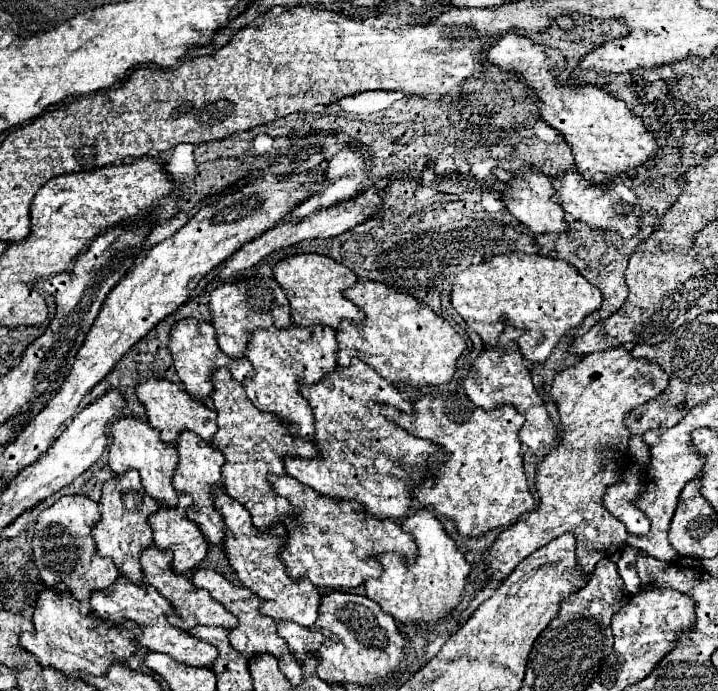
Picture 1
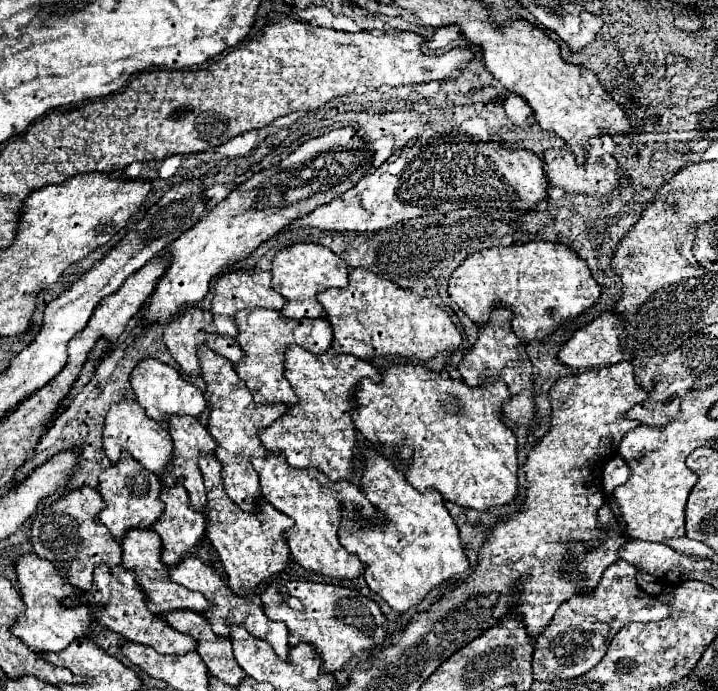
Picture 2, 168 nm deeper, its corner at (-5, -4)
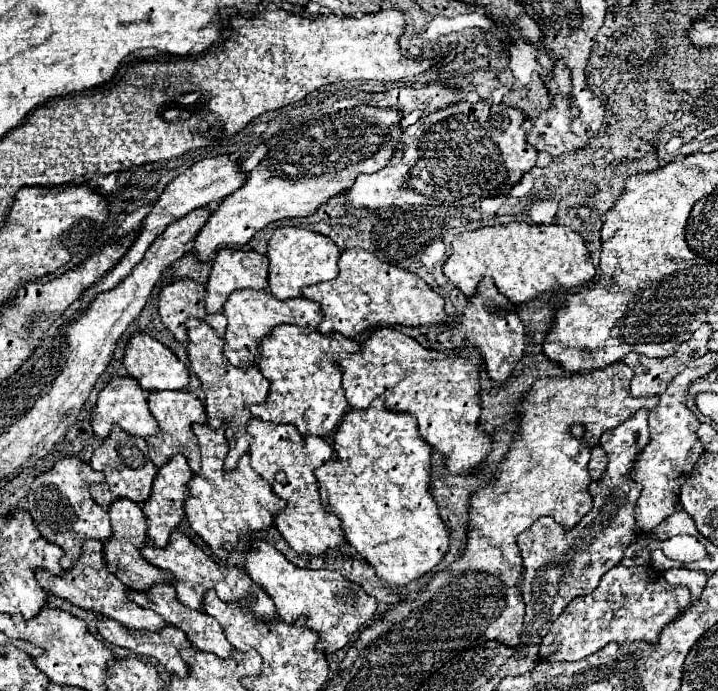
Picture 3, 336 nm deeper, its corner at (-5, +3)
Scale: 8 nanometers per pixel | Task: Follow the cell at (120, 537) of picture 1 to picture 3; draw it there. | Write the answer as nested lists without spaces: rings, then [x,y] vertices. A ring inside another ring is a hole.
[[[115,425],[115,429],[111,429],[107,441],[103,441],[93,451],[93,457],[91,457],[89,465],[95,471],[101,471],[105,475],[103,483],[99,483],[99,485],[93,483],[91,485],[93,499],[103,507],[109,507],[119,497],[127,497],[127,499],[143,505],[143,501],[147,501],[147,497],[151,493],[153,477],[157,473],[157,467],[149,459],[147,443],[143,439],[139,439],[139,437],[131,437],[129,433],[123,433],[123,429],[119,429],[119,425]]]

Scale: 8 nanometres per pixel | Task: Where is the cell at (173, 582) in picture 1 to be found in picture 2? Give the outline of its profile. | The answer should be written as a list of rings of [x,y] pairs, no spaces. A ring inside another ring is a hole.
[[[143,528],[129,530],[127,536],[121,542],[121,548],[123,548],[123,566],[127,570],[135,572],[141,588],[149,596],[147,608],[151,612],[155,612],[159,616],[167,614],[171,610],[191,610],[191,612],[197,612],[197,614],[205,614],[209,608],[213,608],[211,602],[201,592],[191,592],[191,590],[183,588],[181,584],[171,582],[169,568],[161,562],[161,552],[163,552],[161,540],[159,540],[159,536],[153,530],[143,530]]]

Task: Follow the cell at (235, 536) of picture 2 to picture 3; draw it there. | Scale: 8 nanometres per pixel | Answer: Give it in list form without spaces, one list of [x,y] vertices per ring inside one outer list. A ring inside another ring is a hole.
[[[203,423],[193,425],[193,433],[201,447],[201,469],[193,475],[191,483],[187,483],[189,497],[185,499],[183,509],[191,529],[219,559],[225,561],[241,537],[271,527],[275,513],[285,509],[285,501],[279,499],[271,485],[251,469],[249,453],[237,461],[233,471],[225,471],[223,459],[227,453],[227,439],[223,429],[211,429],[207,423]]]

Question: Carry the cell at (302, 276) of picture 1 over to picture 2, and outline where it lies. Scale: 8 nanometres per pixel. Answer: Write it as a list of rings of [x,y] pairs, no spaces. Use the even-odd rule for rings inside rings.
[[[295,244],[285,250],[281,250],[273,264],[271,264],[271,274],[273,274],[273,288],[287,298],[287,306],[283,306],[281,314],[287,318],[323,318],[323,306],[315,298],[319,292],[329,290],[329,288],[347,288],[347,264],[341,260],[337,254],[333,254],[325,246],[317,244]]]

